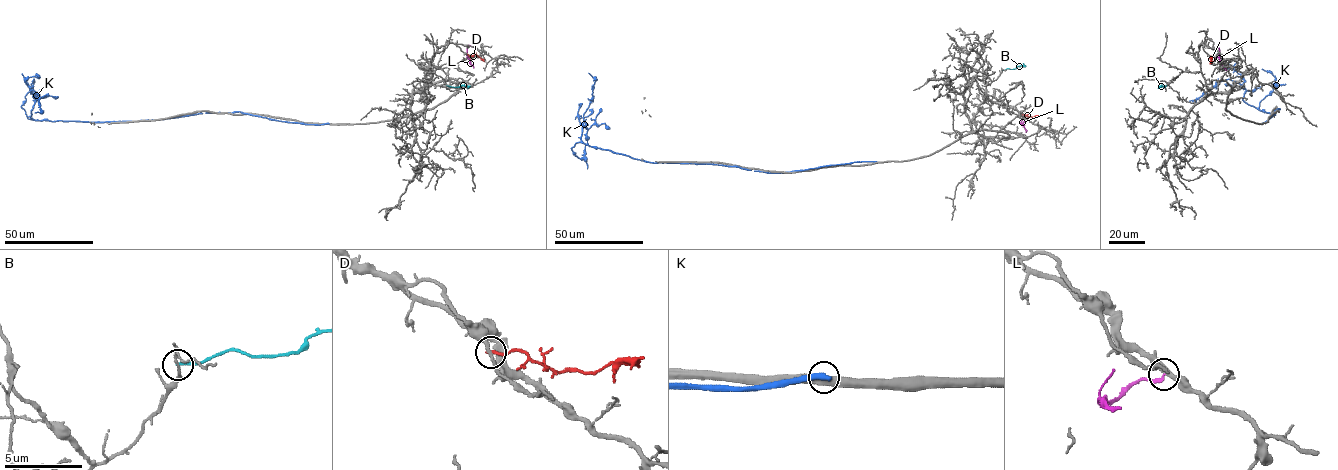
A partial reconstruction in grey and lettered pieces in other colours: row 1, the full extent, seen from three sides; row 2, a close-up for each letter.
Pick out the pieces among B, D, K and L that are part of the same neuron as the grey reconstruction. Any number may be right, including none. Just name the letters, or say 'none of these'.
none of these

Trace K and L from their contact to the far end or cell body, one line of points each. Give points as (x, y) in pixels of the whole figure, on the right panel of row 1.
K: (1263, 122), (1280, 109), (1275, 114), (1248, 105), (1243, 100), (1246, 90), (1229, 79), (1189, 101)
L: (1216, 49), (1219, 48), (1219, 62), (1226, 70)

